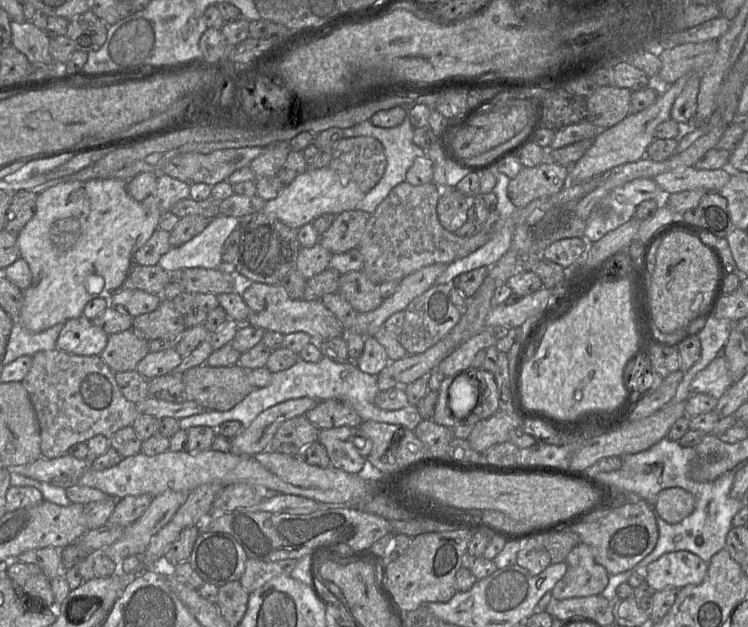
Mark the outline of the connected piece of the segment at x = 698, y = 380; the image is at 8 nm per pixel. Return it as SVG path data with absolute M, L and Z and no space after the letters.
M722 355L715 357L690 384L690 394L707 394L717 400L731 387L732 378Z

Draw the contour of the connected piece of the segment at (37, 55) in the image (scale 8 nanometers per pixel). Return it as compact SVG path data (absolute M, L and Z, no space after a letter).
M11 21L12 45L23 53L31 64L52 64L54 59L50 53L50 37L31 21L17 23Z

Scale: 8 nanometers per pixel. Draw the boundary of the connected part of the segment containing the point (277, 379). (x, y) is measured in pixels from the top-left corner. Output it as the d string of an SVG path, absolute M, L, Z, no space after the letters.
M322 357L316 363L299 360L290 368L272 373L270 383L262 388L254 388L240 403L228 411L205 410L199 415L178 420L180 430L187 431L191 427L206 426L217 429L222 423L238 421L243 427L248 427L264 410L298 398L311 398L317 401L340 400L350 405L363 421L375 421L400 425L414 432L423 420L416 406L408 405L399 410L387 411L378 408L375 397L380 392L376 376L362 372L353 362L337 363L327 357Z

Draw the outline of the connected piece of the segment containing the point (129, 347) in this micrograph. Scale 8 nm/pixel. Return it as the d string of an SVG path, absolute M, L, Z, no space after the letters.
M128 329L108 336L108 342L100 354L103 361L115 373L136 370L138 363L150 352L149 340L136 330Z

